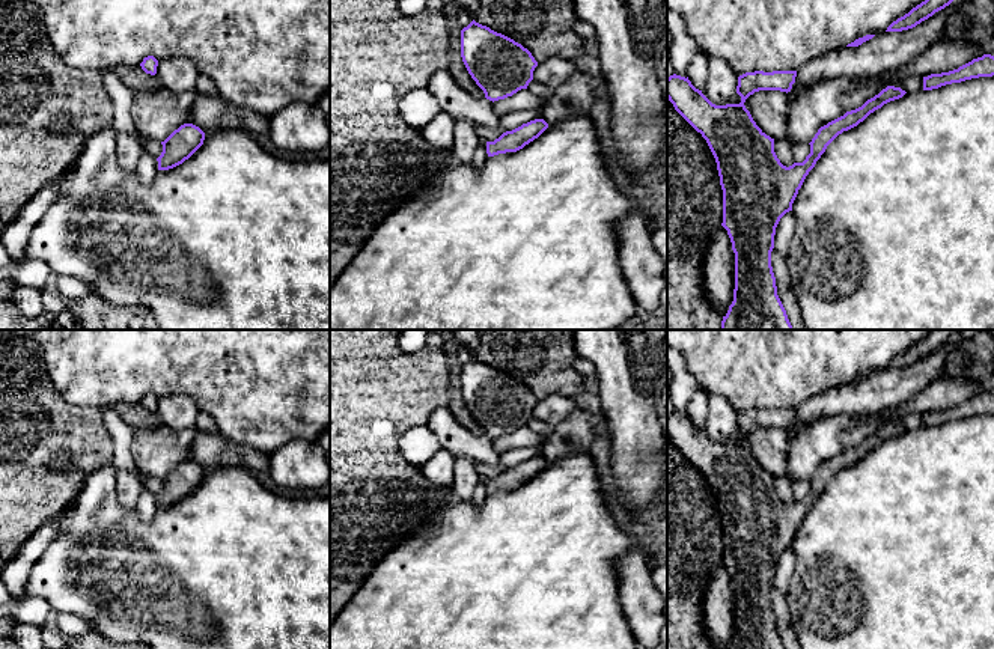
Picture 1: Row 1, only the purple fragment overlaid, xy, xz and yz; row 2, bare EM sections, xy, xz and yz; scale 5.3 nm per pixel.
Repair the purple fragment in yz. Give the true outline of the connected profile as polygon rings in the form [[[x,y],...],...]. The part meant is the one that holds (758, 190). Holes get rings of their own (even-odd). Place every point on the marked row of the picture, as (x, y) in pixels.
[[[755,71],[738,77],[739,104],[715,105],[688,77],[667,78],[667,99],[706,140],[723,190],[723,223],[735,253],[733,301],[723,316],[721,330],[792,330],[777,295],[771,267],[776,227],[792,211],[806,176],[843,131],[863,122],[884,104],[907,92],[887,86],[861,107],[821,126],[803,163],[786,167],[767,136],[746,108],[746,99],[759,90],[791,92],[797,71]]]

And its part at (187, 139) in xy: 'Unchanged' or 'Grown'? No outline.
Unchanged

